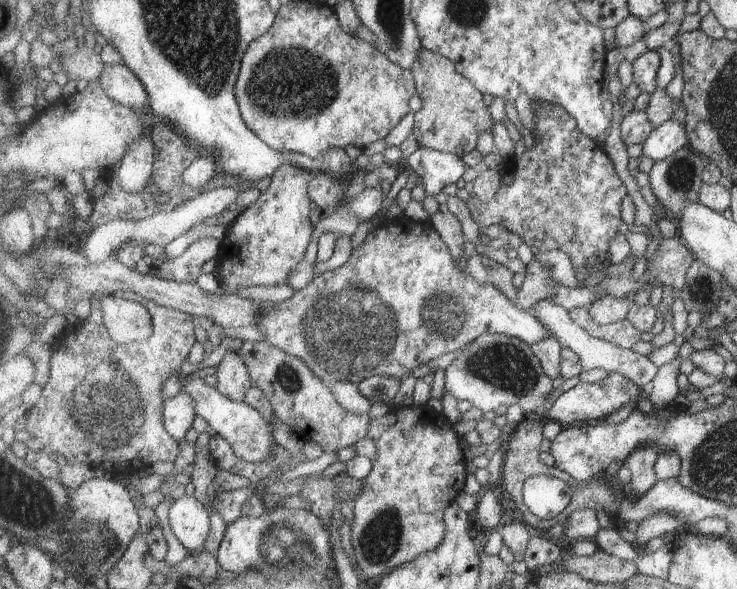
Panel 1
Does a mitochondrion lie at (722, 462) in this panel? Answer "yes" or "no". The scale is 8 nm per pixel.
yes

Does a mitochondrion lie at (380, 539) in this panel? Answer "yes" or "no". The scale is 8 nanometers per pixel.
yes

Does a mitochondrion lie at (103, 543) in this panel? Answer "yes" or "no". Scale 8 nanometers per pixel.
yes

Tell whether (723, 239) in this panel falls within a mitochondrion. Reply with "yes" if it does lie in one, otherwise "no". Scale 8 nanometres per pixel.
no

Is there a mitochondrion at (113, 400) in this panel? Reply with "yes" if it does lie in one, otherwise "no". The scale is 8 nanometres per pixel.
yes

